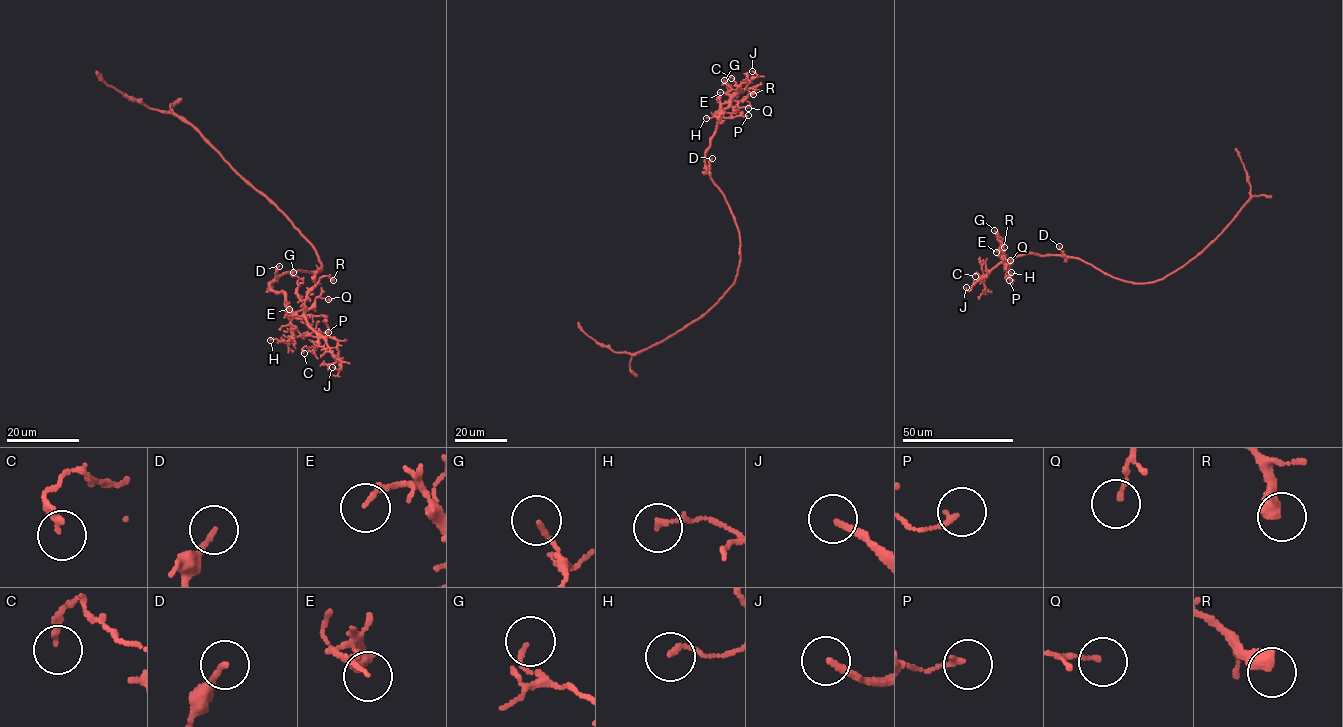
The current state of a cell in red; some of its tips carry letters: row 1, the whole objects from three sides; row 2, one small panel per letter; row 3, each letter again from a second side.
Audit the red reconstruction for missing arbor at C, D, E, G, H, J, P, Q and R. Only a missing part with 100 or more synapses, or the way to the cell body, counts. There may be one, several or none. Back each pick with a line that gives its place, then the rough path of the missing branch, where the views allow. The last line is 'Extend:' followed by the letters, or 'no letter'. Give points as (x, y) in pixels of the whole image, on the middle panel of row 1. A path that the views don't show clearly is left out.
J: at (752, 71); missing branch runs (752, 71), (710, 72)
Extend: J

